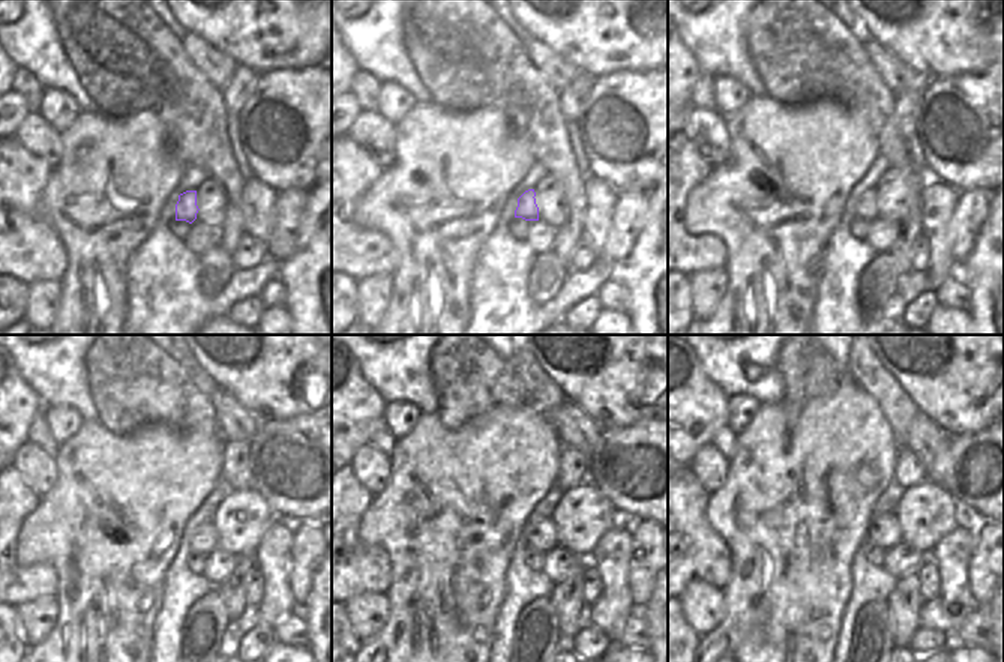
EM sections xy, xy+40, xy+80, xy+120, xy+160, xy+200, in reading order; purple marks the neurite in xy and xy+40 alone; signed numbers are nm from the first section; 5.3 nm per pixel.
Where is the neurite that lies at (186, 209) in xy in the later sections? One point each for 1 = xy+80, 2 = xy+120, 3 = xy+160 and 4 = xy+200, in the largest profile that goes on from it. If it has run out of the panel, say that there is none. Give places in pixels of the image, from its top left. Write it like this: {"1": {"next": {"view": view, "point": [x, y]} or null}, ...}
{"1": {"next": {"view": "xy+80", "point": [866, 209]}}, "2": {"next": {"view": "xy+120", "point": [204, 539]}}, "3": {"next": {"view": "xy+160", "point": [542, 538]}}, "4": {"next": {"view": "xy+200", "point": [884, 532]}}}

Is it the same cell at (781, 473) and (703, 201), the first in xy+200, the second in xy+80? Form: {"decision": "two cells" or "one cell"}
{"decision": "one cell"}

